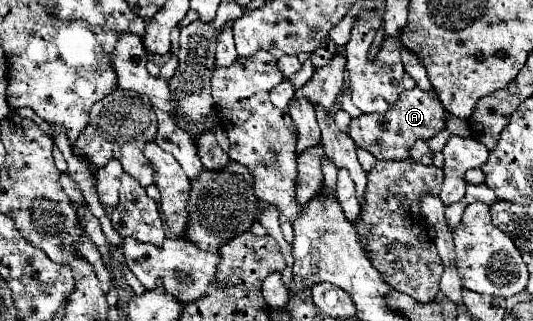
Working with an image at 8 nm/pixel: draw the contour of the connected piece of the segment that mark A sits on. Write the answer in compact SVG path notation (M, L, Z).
M414 87L398 97L398 103L386 115L360 115L350 121L350 137L356 145L372 151L380 161L400 161L408 157L408 149L416 139L428 139L444 127L444 107L436 95L426 95Z

